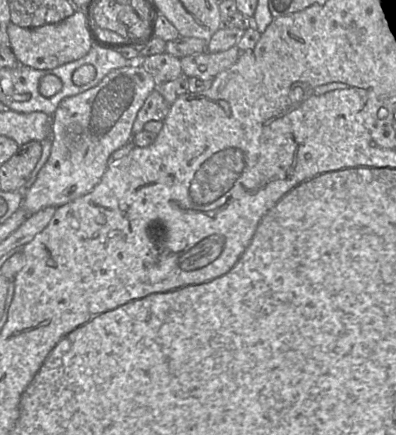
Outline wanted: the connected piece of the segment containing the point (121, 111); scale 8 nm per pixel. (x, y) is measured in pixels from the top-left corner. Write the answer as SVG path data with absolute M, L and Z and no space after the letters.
M140 62L110 71L94 87L74 96L64 98L52 114L51 152L31 187L23 190L22 207L28 215L53 206L60 207L90 192L101 180L111 154L131 141L133 124L145 99L155 89L153 77Z

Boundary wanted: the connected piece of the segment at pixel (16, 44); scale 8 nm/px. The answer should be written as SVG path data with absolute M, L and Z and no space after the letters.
M77 9L68 18L35 28L8 26L9 46L20 64L38 70L53 69L84 57L95 44L87 10Z

